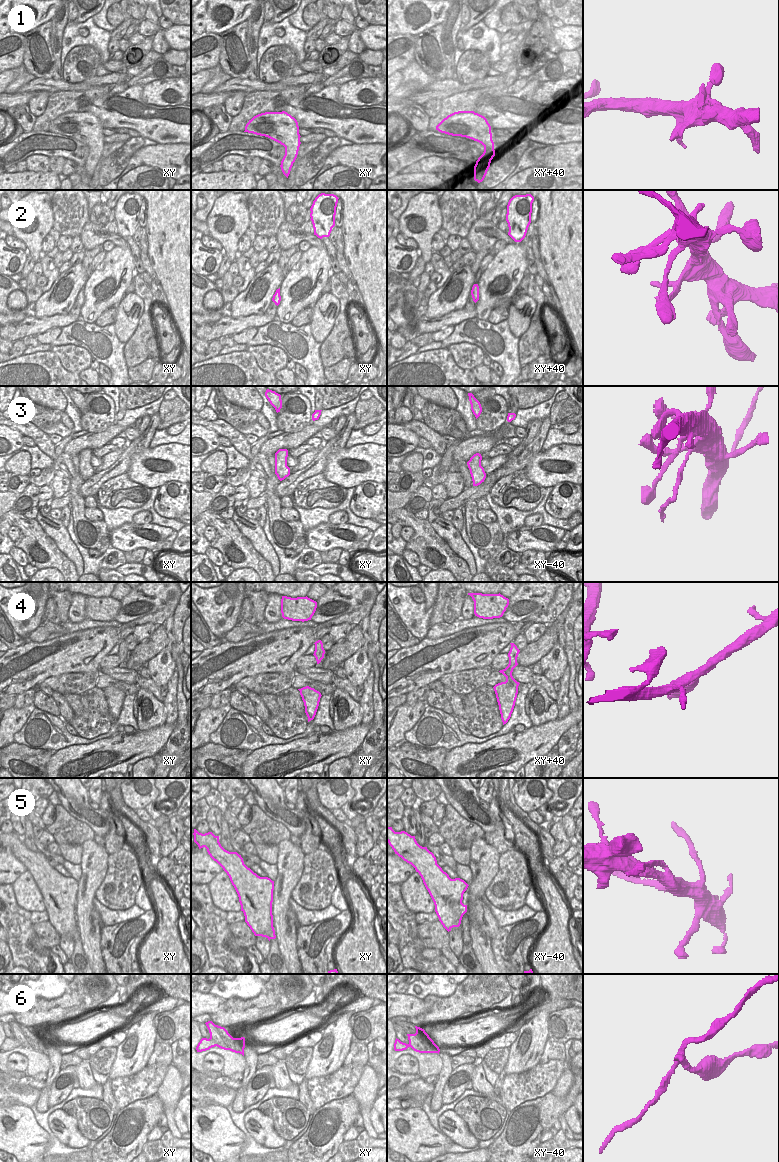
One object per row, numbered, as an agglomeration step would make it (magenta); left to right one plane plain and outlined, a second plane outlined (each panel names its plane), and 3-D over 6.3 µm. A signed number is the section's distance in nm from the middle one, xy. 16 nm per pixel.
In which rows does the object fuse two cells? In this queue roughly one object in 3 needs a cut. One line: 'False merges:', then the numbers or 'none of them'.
False merges: 3, 5, 6

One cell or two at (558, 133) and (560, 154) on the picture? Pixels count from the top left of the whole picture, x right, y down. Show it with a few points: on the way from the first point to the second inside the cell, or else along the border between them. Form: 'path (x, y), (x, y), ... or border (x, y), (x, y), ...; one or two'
border (572, 142), (551, 144); two

